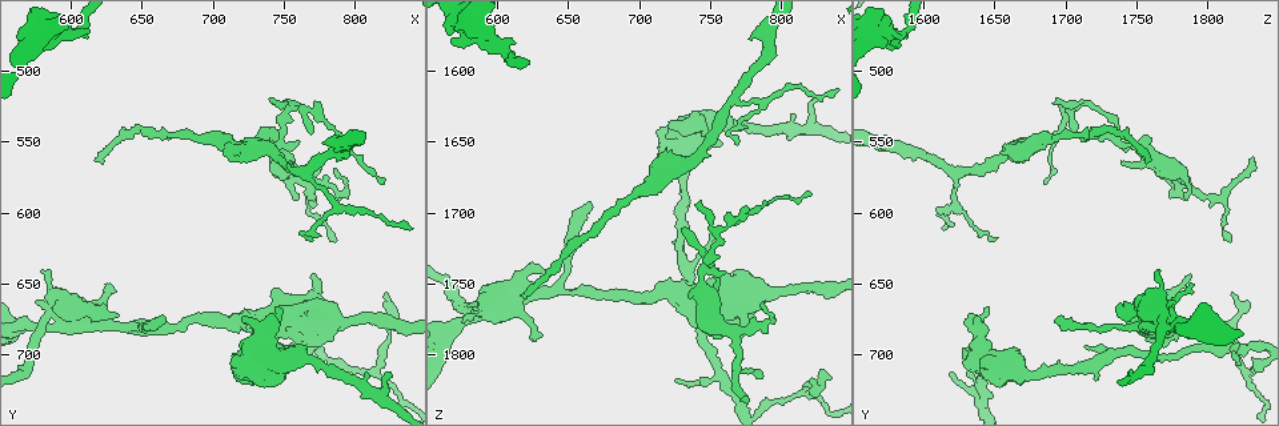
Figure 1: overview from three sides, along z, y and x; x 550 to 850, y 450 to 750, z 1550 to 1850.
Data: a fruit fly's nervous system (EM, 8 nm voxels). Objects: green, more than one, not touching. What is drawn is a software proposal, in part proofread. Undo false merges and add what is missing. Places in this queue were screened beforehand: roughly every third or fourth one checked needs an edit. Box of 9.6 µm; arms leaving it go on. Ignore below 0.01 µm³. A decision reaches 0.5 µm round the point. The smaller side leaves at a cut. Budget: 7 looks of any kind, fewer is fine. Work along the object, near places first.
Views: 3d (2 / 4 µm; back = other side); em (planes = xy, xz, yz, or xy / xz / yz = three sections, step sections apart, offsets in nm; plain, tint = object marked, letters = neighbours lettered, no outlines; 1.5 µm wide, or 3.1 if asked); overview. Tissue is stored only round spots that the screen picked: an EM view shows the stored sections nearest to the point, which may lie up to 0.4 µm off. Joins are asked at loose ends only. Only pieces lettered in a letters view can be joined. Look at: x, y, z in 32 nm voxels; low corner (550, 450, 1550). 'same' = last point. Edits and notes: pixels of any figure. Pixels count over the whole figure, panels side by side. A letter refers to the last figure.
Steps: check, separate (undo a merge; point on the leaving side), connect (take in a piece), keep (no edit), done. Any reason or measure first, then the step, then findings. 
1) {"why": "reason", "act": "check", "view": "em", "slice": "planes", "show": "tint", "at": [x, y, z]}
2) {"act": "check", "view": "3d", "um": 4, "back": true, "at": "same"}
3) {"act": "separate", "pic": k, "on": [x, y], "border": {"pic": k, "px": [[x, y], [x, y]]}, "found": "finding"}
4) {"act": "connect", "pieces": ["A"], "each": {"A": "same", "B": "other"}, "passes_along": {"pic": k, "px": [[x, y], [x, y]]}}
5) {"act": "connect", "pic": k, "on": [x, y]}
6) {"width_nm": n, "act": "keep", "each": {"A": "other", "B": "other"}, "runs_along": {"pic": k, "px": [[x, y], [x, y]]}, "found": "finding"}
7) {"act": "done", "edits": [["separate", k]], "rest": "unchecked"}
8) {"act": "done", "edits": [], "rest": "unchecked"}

{"why": "long arm stops here", "act": "check", "view": "3d", "um": 2, "at": [620, 566, 1758]}

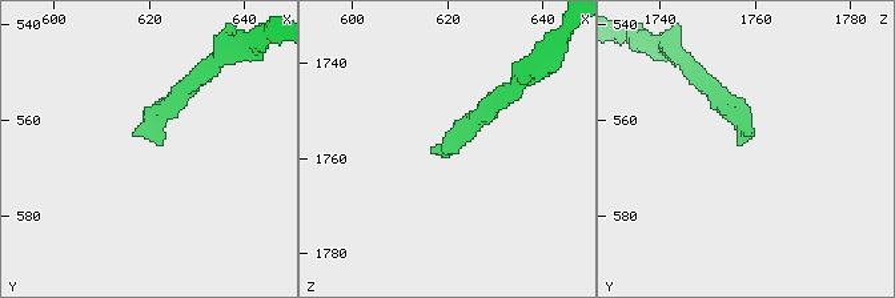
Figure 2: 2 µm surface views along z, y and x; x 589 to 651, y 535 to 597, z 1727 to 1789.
{"act": "check", "view": "em", "slice": "xy", "step": 8, "show": "letters", "at": [621, 565, 1757]}

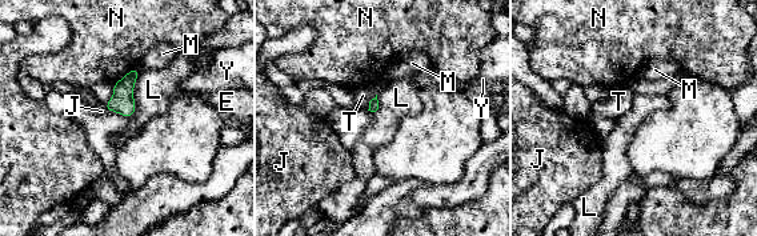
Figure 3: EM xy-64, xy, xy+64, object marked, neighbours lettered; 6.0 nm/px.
{"why": "another direction", "act": "check", "view": "em", "slice": "planes", "show": "letters", "at": "same"}

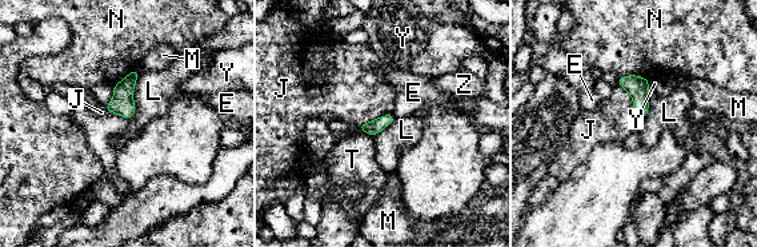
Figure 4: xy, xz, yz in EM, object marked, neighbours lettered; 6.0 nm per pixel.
{"act": "keep", "each": {"E": "other", "J": "other", "L": "other", "M": "other", "N": "other", "T": "other", "Y": "other", "Z": "other"}, "border": {"pic": 4, "px": [[617, 84], [629, 95], [636, 118]]}, "found": "none of them fits"}

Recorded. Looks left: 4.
{"why": "branch stops here", "act": "check", "view": "em", "slice": "planes", "show": "letters", "at": [734, 550, 1710]}

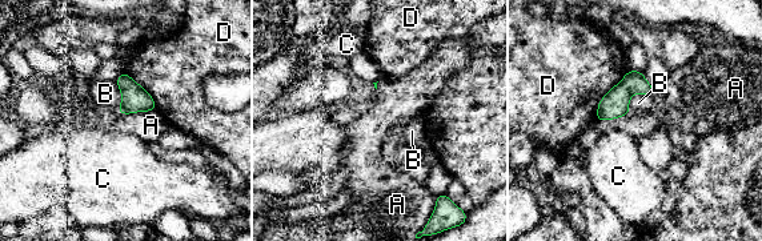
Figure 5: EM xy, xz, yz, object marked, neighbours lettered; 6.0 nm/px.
{"act": "keep", "each": {"A": "other", "B": "other", "C": "other", "D": "other"}, "border": {"pic": 5, "px": [[630, 69], [600, 100], [594, 120]]}, "found": "no lettered piece goes on from it"}

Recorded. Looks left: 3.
{"why": "free end", "act": "check", "view": "em", "slice": "yz", "step": 8, "show": "letters", "at": [788, 618, 1818]}

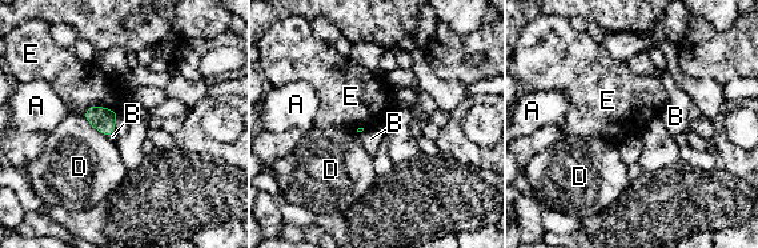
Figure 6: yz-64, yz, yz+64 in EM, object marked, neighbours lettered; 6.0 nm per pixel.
{"act": "keep", "each": {"A": "other", "B": "other", "D": "other", "E": "other"}, "border": {"pic": 6, "px": [[115, 110], [91, 106], [83, 114]]}, "found": "no lettered piece goes on from it"}

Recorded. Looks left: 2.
{"act": "done", "edits": [], "rest": "unchecked"}

